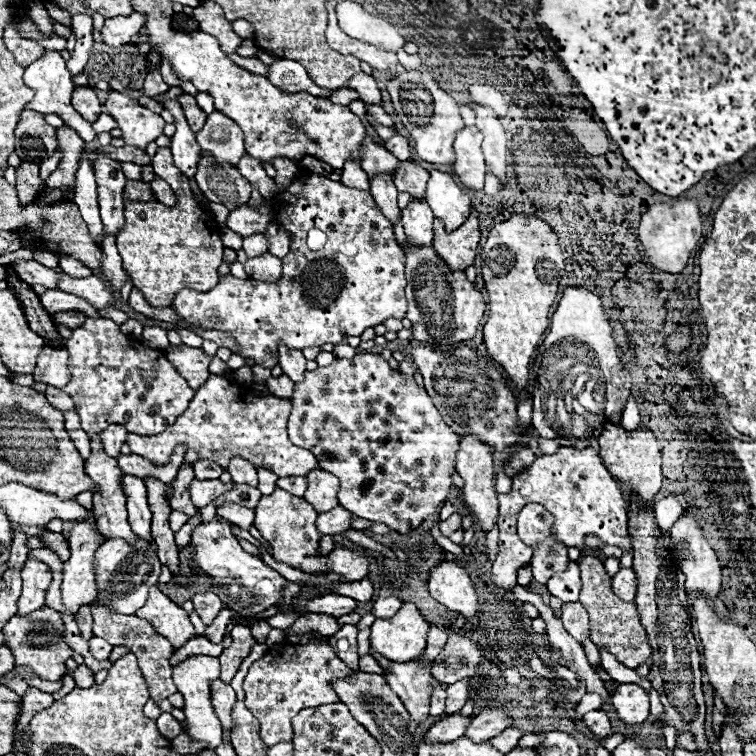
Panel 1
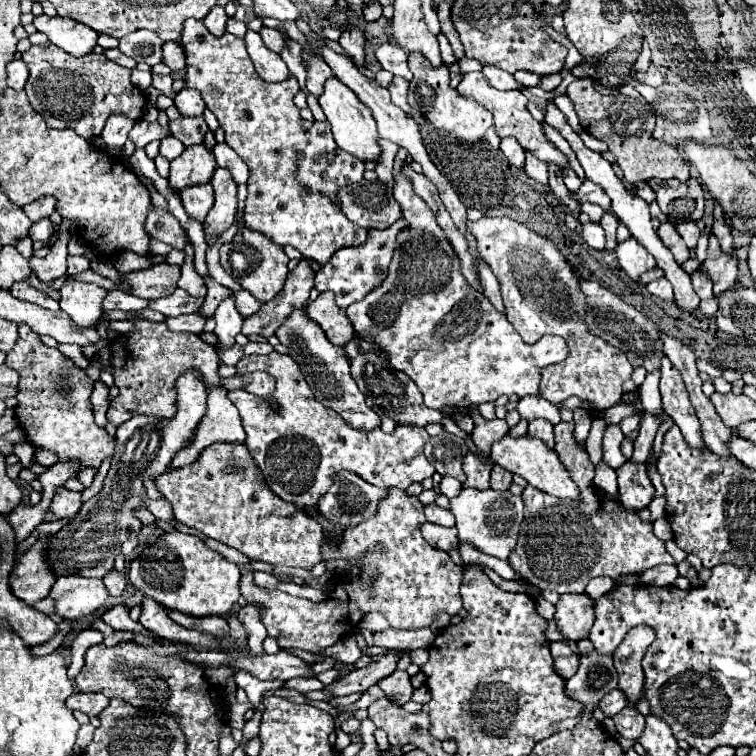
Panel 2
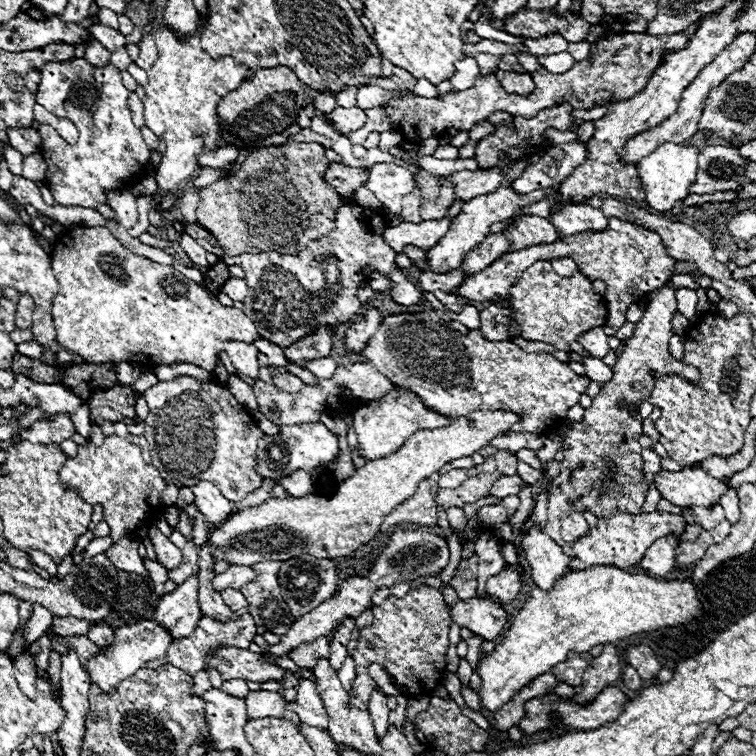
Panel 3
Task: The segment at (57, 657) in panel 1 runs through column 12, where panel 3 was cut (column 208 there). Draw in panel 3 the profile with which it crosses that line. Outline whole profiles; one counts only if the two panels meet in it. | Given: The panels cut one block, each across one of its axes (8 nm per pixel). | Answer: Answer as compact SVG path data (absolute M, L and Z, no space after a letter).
M246 614L246 616L238 618L238 620L228 620L228 622L220 622L220 620L212 620L212 618L204 616L204 618L198 622L196 630L194 630L190 636L186 636L186 638L182 638L182 640L176 640L176 642L168 648L166 662L170 662L170 664L174 664L176 668L184 670L188 676L196 676L196 672L204 670L204 666L206 666L206 656L208 656L208 654L216 652L216 650L222 648L222 646L248 648L254 636L256 636L256 622L254 622L254 618L252 618L250 614Z

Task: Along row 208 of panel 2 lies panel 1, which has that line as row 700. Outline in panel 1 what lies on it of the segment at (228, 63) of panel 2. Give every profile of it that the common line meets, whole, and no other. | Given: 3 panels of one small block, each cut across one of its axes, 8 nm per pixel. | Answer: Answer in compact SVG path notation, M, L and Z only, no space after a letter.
M314 638L308 644L282 642L274 650L268 650L250 666L244 680L244 702L260 722L260 738L264 744L274 746L278 742L291 742L292 716L300 712L300 708L318 708L320 704L338 702L338 696L332 690L332 680L352 676L352 672L358 670L348 668L324 638Z

